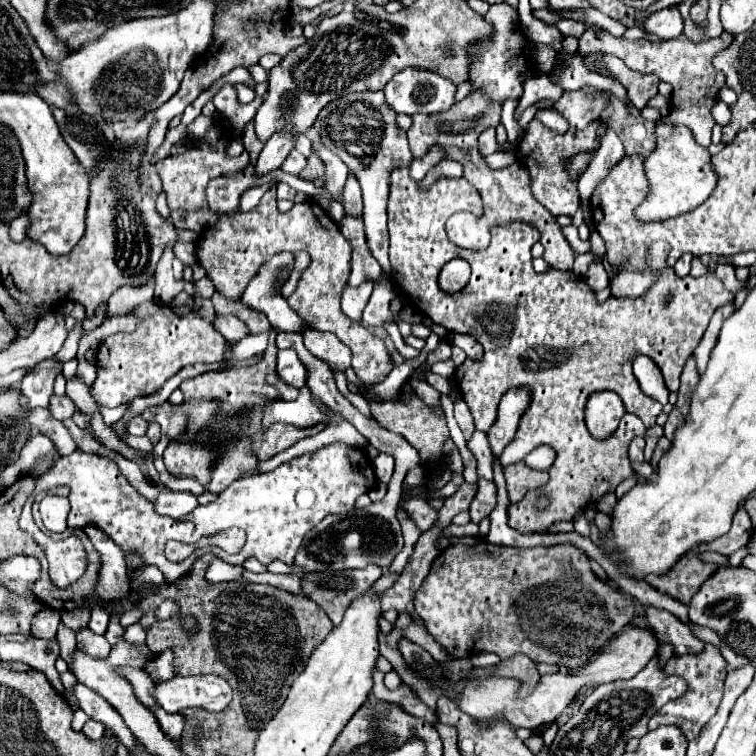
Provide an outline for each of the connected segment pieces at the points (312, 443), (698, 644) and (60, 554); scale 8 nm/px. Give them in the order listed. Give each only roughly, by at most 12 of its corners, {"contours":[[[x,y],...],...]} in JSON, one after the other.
{"contours":[[[349,421],[331,423],[321,433],[297,441],[293,447],[259,463],[259,473],[271,471],[295,455],[325,445],[369,445]],[[645,607],[660,644],[674,655],[701,653],[703,641],[671,611]],[[31,495],[19,527],[37,539],[57,587],[75,583],[87,569],[79,537],[47,537],[33,521]]]}

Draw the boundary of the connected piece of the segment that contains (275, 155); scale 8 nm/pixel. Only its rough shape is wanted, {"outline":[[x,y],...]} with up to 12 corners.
{"outline":[[275,133],[259,153],[255,173],[279,169],[293,149],[293,135]]}

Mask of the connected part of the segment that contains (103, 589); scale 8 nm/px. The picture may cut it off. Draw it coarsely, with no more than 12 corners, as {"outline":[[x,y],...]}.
{"outline":[[97,525],[83,529],[101,553],[95,595],[113,601],[127,593],[125,555]]}

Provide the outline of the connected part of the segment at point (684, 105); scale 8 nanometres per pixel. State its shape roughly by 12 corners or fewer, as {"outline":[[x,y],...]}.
{"outline":[[585,23],[579,53],[623,59],[673,85],[669,125],[709,147],[731,33],[627,41]]}

